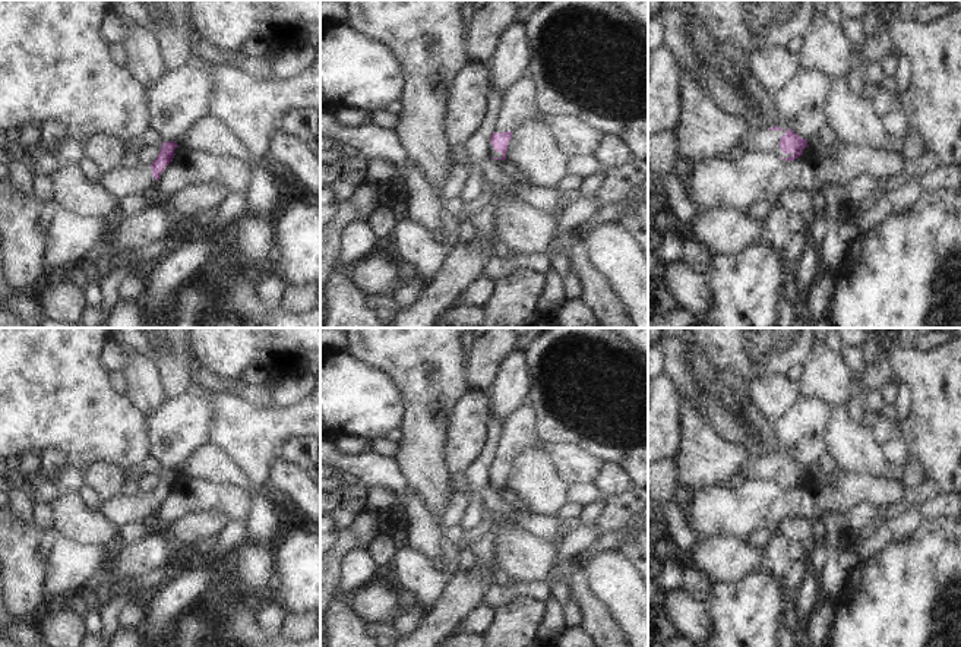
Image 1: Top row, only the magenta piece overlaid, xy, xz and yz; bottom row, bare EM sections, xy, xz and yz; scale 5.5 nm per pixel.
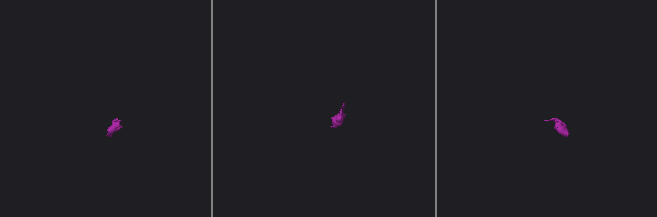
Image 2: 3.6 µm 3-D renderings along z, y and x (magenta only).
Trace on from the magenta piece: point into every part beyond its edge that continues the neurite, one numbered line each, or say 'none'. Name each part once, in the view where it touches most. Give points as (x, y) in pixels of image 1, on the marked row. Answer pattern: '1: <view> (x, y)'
1: xy (120, 182)
2: yz (767, 141).

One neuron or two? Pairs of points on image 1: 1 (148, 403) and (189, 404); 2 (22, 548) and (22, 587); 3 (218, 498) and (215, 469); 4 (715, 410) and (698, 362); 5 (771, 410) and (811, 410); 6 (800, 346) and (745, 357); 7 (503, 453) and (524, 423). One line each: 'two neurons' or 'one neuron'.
1: two neurons
2: one neuron
3: two neurons
4: one neuron
5: two neurons
6: one neuron
7: one neuron

